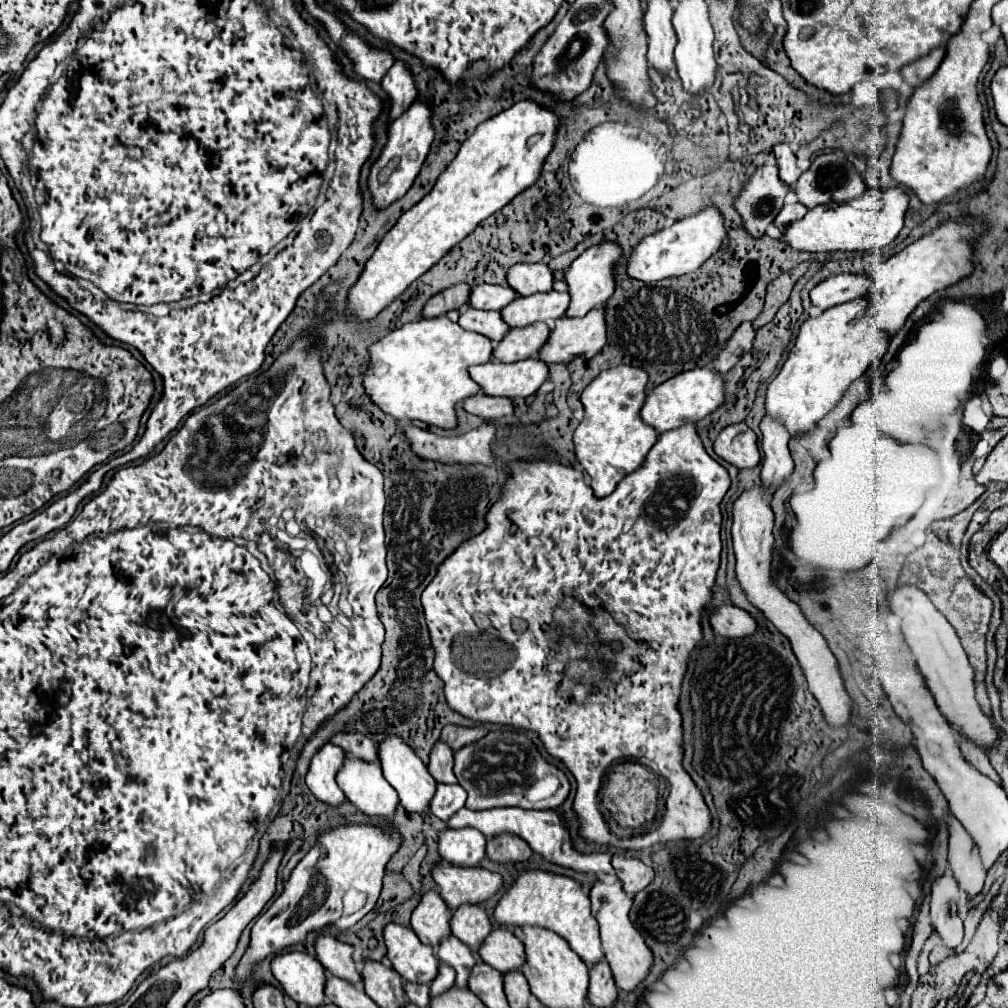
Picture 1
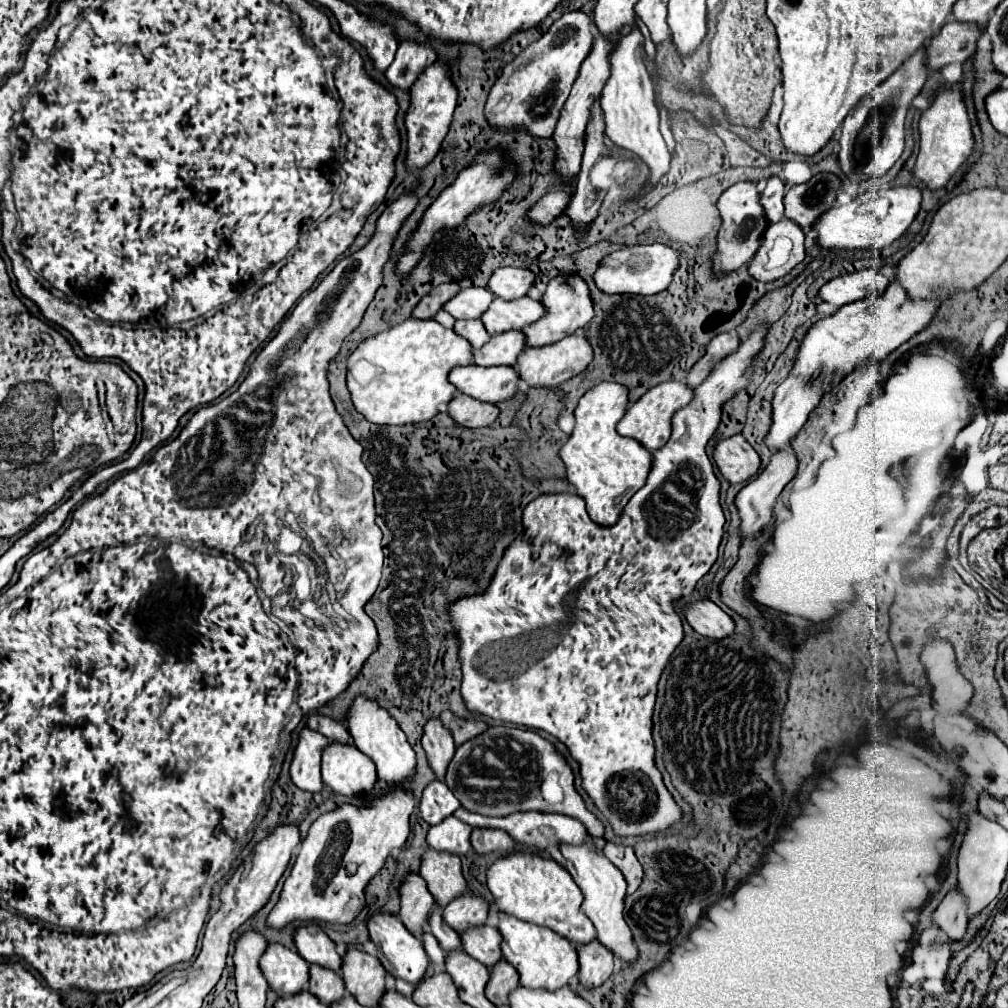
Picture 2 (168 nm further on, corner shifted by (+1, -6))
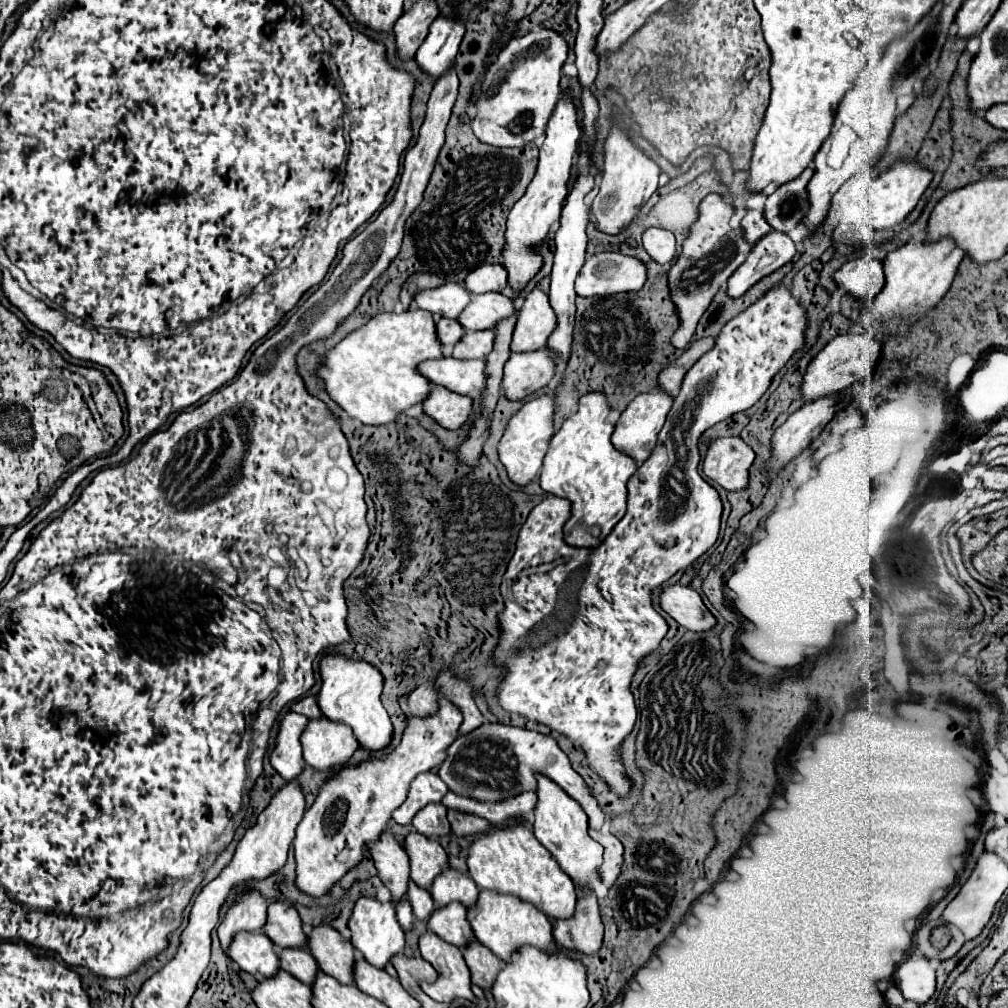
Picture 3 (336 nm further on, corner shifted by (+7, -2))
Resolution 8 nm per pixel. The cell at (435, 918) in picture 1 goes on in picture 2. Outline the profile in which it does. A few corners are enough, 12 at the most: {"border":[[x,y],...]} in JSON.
{"border":[[417,873],[399,885],[399,919],[415,937],[435,899]]}

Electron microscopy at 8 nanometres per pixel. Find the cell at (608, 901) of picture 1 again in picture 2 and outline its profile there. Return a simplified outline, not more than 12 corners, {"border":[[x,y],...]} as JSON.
{"border":[[561,845],[599,941],[637,959],[623,919],[627,883],[593,845]]}

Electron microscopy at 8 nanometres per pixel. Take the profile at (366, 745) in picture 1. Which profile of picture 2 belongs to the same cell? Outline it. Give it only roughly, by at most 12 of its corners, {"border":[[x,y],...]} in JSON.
{"border":[[311,715],[307,727],[323,733],[329,741],[351,743],[343,723]]}

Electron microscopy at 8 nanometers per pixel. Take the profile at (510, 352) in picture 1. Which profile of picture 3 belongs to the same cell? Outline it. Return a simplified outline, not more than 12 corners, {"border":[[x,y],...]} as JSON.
{"border":[[495,331],[465,333],[455,359],[485,359]]}

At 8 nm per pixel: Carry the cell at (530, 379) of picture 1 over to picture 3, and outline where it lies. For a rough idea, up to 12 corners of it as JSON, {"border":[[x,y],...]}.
{"border":[[453,357],[425,361],[431,383],[477,397],[487,383],[487,361]]}

